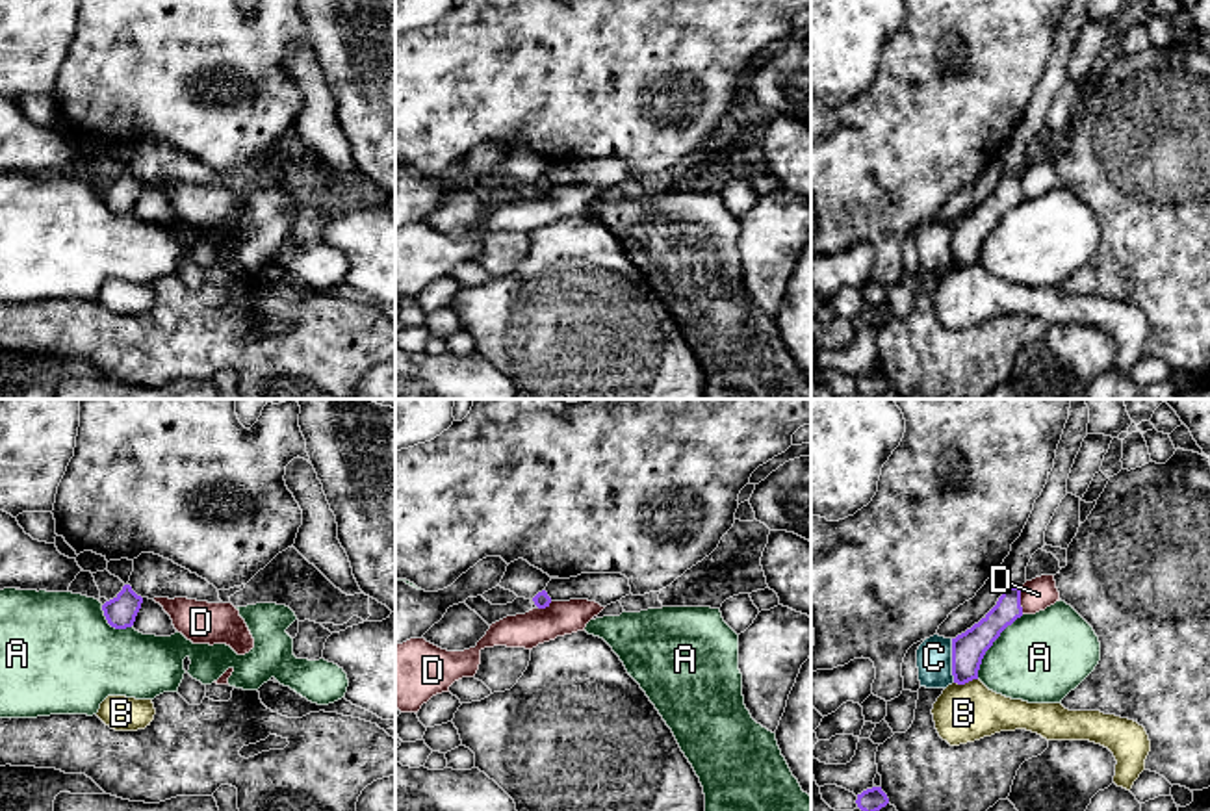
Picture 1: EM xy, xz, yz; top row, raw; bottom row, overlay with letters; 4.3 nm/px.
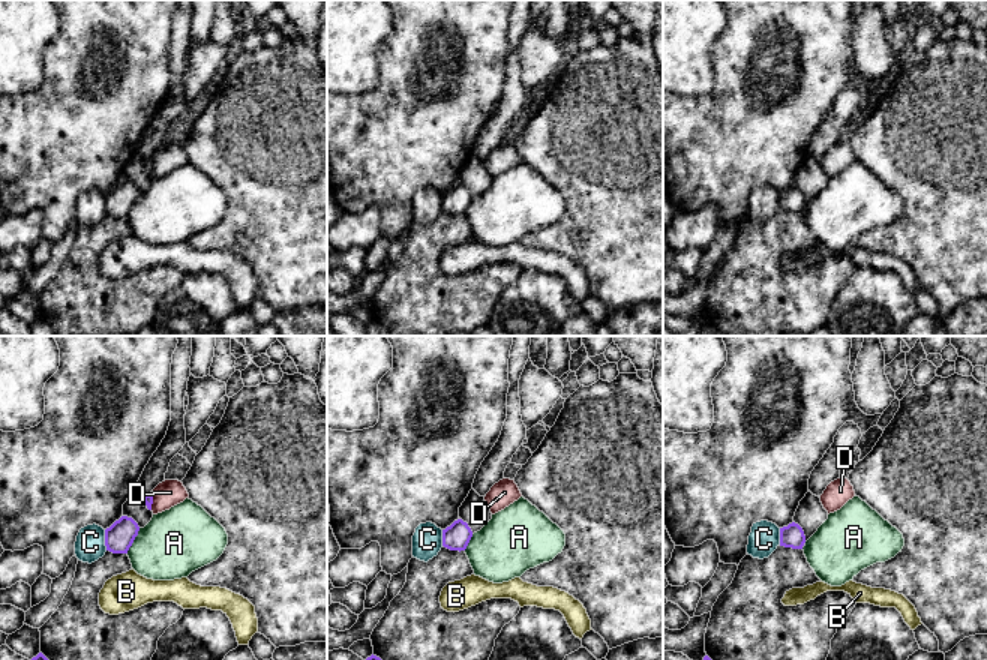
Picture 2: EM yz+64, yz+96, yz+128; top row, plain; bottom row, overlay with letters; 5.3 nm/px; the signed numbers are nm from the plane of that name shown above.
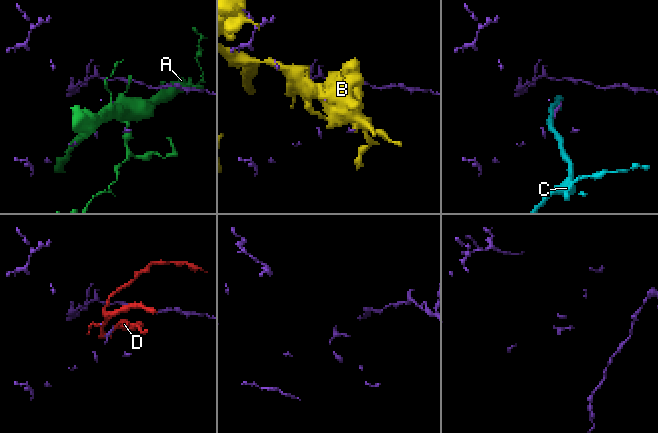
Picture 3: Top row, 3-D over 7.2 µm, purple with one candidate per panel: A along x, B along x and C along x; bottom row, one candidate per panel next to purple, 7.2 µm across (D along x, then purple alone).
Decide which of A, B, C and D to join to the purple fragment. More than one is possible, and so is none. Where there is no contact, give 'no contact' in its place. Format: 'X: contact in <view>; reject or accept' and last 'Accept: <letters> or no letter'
A: contact in yz; reject
B: contact in yz; reject
C: contact in yz; reject
D: contact in yz; reject
Accept: no letter

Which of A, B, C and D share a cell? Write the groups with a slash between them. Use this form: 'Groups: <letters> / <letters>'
Groups: A / B / C / D

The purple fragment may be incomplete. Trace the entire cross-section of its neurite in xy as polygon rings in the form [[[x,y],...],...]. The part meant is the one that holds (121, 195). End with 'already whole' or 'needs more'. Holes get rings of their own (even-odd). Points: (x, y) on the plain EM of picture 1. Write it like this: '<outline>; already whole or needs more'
[[[124,169],[113,184],[102,189],[102,195],[111,212],[126,213],[134,210],[141,187],[143,182],[137,180],[130,169]]]; already whole

